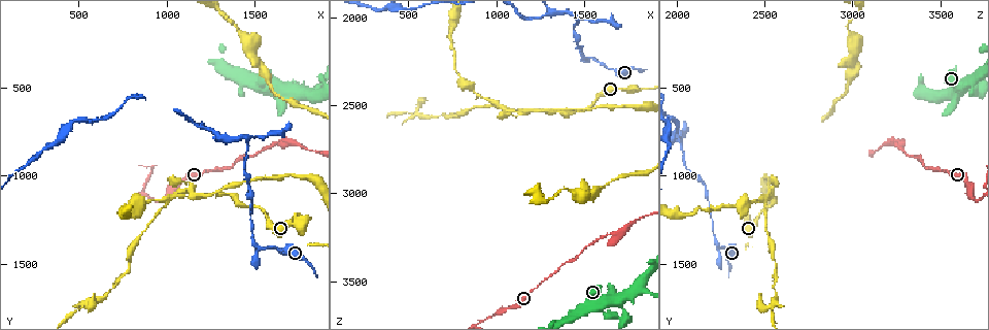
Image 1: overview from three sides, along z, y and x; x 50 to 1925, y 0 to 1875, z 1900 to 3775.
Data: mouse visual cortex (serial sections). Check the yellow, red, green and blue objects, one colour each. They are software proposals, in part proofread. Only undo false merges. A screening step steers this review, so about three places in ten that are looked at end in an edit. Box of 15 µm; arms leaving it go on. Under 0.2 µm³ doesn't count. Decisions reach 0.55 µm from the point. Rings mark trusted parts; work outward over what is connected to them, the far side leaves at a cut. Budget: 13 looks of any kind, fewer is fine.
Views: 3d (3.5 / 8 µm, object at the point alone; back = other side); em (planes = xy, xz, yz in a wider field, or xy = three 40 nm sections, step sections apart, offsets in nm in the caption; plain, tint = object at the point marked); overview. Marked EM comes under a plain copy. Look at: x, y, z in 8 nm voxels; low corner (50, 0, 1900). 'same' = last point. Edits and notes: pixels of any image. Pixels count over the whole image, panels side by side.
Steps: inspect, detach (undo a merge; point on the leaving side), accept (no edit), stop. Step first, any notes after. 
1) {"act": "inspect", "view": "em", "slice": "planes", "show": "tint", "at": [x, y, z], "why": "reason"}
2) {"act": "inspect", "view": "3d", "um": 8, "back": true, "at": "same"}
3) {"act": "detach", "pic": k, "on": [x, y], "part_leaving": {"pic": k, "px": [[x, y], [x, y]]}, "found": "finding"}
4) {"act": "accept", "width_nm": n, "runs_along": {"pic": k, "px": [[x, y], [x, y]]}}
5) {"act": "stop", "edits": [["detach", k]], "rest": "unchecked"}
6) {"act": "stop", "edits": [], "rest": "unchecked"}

{"act": "inspect", "view": "3d", "um": 3.5, "at": [1690, 520, 3640], "why": "sharp bend"}

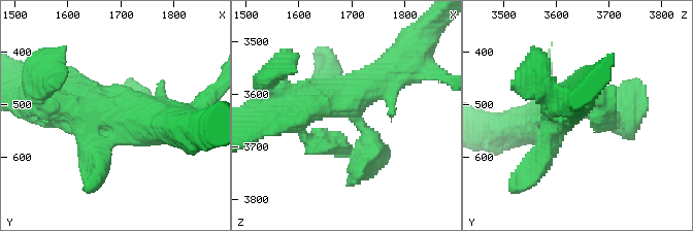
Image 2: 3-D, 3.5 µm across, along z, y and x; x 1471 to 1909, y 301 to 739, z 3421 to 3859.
{"act": "inspect", "view": "em", "slice": "xy", "step": 3, "show": "tint", "at": [1700, 515, 3630]}

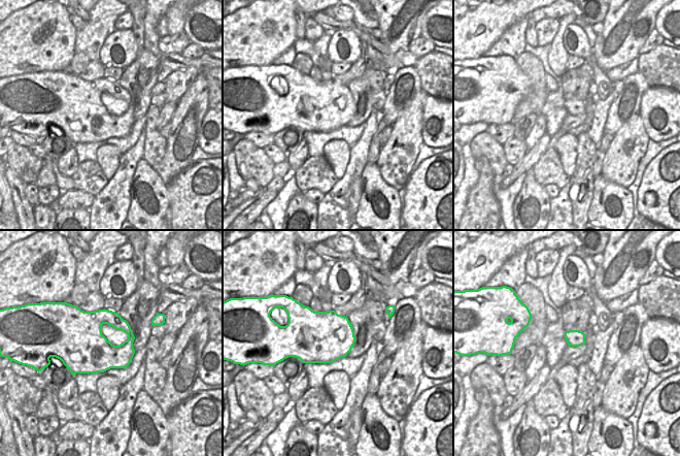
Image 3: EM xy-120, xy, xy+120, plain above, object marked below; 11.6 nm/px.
{"act": "inspect", "view": "em", "slice": "planes", "show": "tint", "at": "same", "why": "cut it another way"}

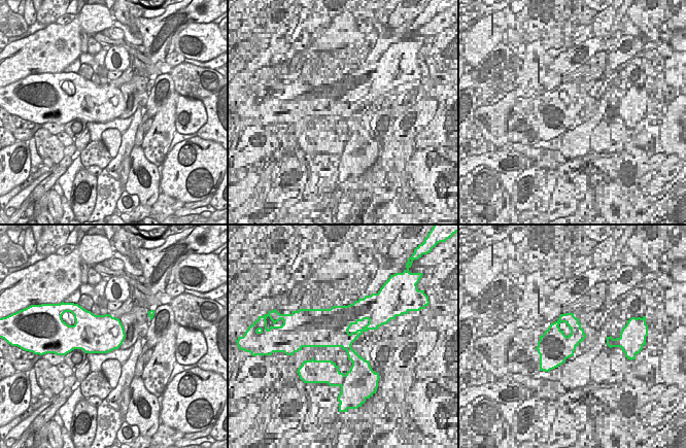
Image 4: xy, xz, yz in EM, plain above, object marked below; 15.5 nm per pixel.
{"act": "accept", "runs_along": {"pic": 2, "px": [[276, 111], [337, 98], [397, 66]]}, "found": "all the same cell"}

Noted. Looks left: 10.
{"act": "inspect", "view": "3d", "um": 3.5, "at": [1310, 1110, 2550], "why": "two arms in line, one across"}

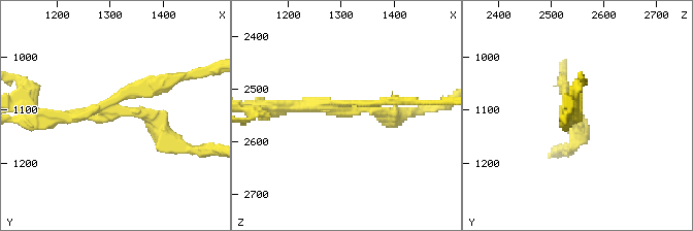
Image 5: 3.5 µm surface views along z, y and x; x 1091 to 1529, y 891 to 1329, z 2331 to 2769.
{"act": "inspect", "view": "em", "slice": "xy", "step": 2, "show": "tint", "at": [1310, 1100, 2545], "arms": 3, "arm_widths_nm": [150, 200, 200]}

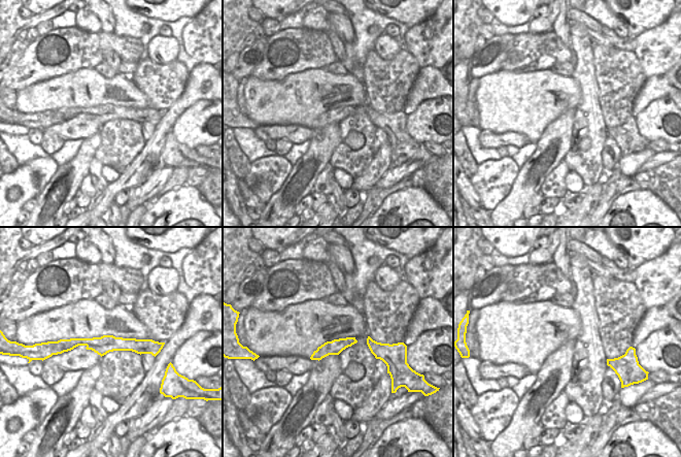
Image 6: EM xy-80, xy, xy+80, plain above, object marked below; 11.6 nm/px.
{"act": "inspect", "view": "em", "slice": "xy", "step": 5, "show": "tint", "at": "same"}

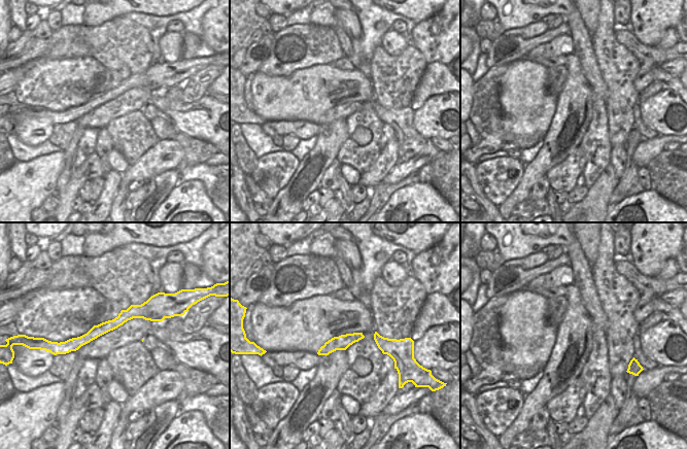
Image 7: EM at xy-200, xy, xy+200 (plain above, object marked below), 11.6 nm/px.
{"act": "detach", "pic": 5, "on": [156, 92], "found": "a second cell is stuck on"}

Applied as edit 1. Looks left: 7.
{"act": "inspect", "view": "3d", "um": 3.5, "at": [1510, 1420, 2240], "why": "sharp bend"}

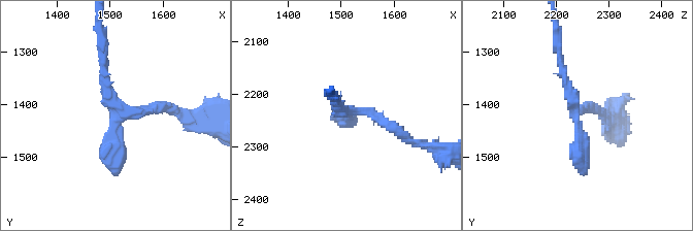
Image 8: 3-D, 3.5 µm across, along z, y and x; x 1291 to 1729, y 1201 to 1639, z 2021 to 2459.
{"act": "inspect", "view": "em", "slice": "planes", "show": "tint", "at": [1525, 1410, 2235]}

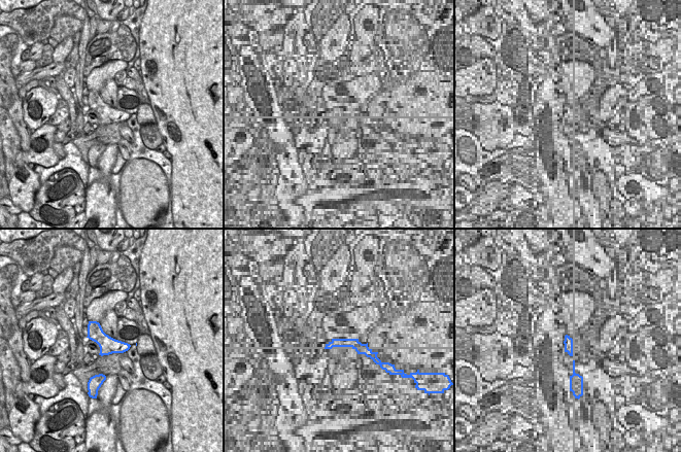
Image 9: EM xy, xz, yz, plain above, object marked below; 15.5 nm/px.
{"act": "accept", "runs_along": {"pic": 8, "px": [[409, 140], [334, 95]]}, "found": "one cell here"}

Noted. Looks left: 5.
{"act": "stop", "edits": [["detach", 5]], "rest": "unchecked"}

